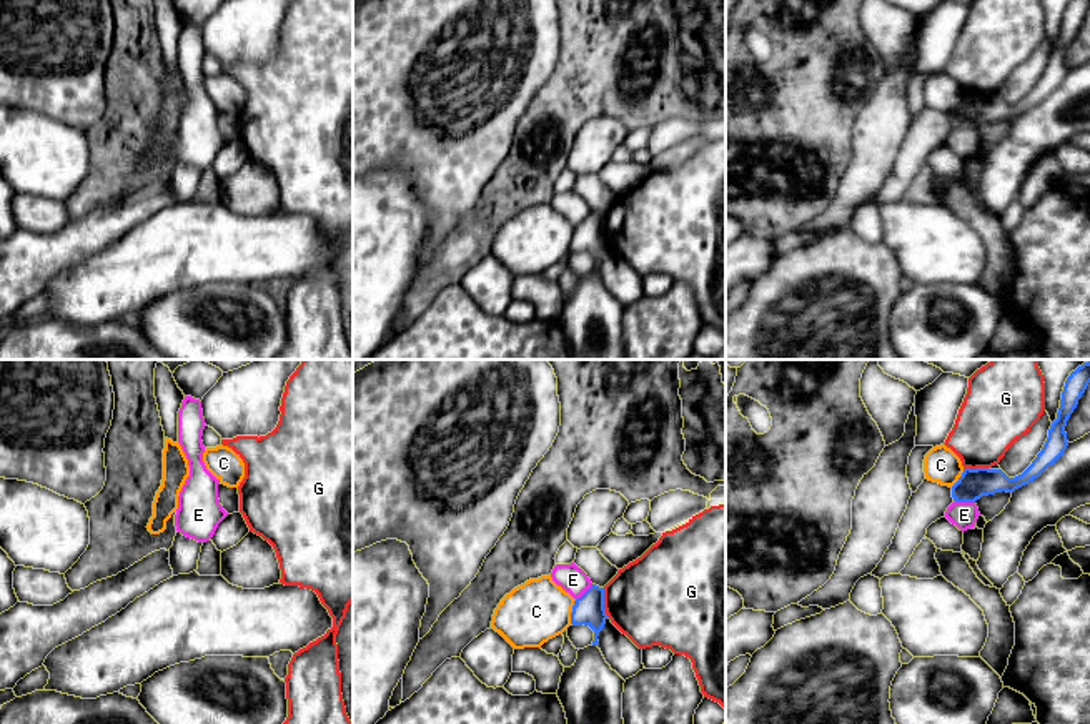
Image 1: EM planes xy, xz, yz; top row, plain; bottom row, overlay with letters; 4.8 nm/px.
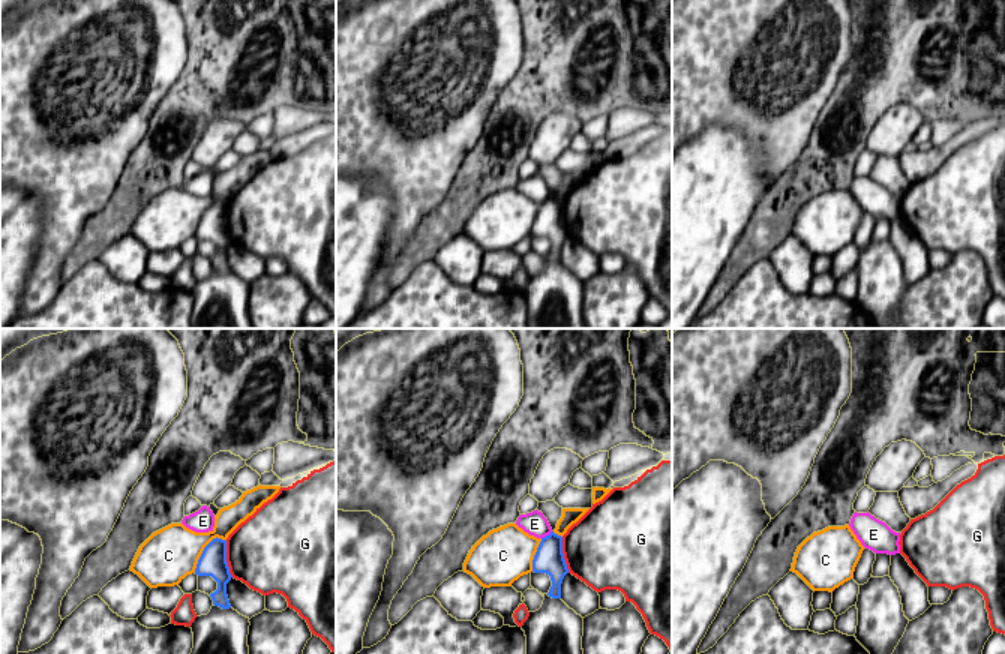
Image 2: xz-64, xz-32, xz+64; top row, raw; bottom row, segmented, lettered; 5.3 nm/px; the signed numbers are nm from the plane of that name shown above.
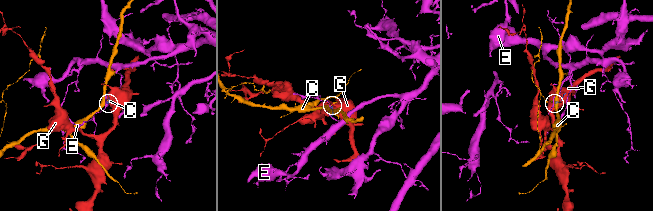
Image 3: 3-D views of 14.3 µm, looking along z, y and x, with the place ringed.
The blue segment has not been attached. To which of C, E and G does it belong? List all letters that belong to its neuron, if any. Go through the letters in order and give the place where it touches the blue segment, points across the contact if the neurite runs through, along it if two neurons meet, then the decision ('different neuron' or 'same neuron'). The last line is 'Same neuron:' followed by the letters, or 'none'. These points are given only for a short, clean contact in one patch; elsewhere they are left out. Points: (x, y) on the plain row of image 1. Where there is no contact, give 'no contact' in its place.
C: meets blue in xz at (573, 238); border along xz (576, 227), (569, 250); different neuron
E: meets blue in yz at (964, 128); border along yz (954, 127), (974, 130); different neuron
G: meets blue in xz at (603, 230); border along xz (603, 215), (603, 235), (608, 243); different neuron
Same neuron: none

